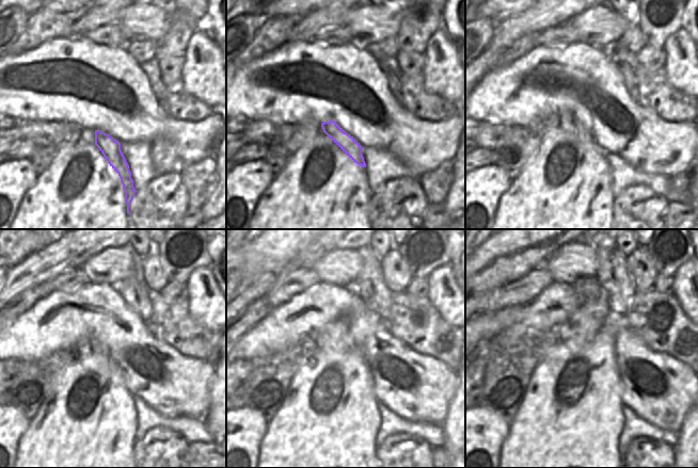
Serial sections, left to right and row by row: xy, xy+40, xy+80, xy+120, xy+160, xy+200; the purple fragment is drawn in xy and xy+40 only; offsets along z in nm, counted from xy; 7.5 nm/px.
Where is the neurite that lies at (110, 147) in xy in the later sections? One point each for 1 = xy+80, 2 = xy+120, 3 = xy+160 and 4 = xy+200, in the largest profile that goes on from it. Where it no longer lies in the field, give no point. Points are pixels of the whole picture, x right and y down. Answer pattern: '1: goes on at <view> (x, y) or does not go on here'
1: goes on at xy+80 (568, 122)
2: goes on at xy+120 (85, 349)
3: goes on at xy+160 (335, 336)
4: goes on at xy+200 (582, 326)

